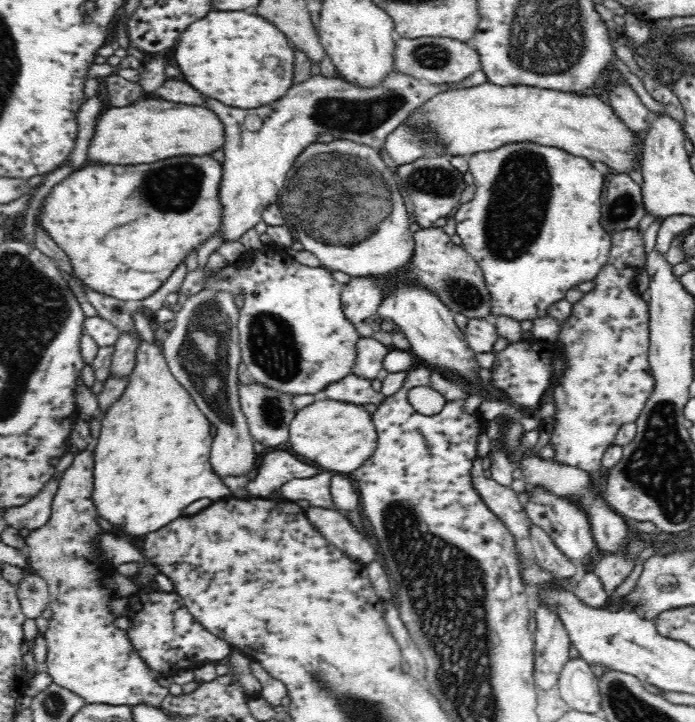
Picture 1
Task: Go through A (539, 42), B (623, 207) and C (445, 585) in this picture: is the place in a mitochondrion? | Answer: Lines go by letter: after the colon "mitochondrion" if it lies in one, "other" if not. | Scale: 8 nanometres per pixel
A: mitochondrion
B: mitochondrion
C: mitochondrion

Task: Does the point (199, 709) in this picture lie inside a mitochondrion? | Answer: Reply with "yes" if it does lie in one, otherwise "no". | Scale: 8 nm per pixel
no

